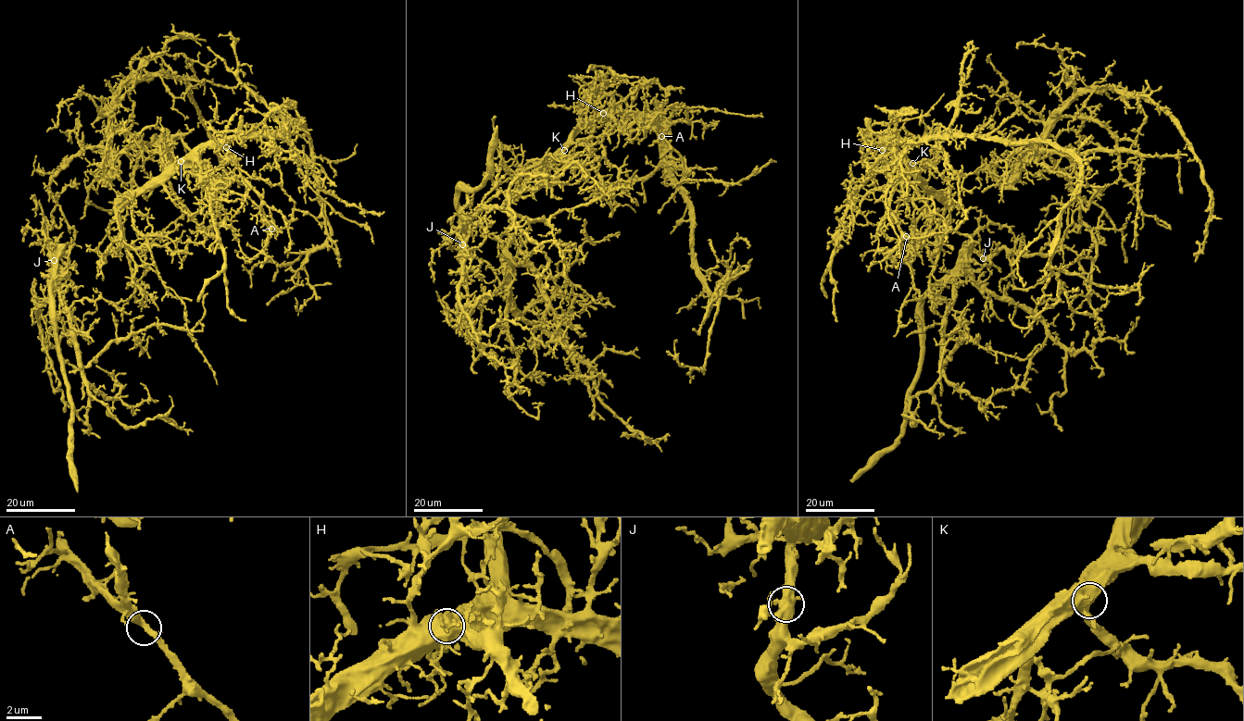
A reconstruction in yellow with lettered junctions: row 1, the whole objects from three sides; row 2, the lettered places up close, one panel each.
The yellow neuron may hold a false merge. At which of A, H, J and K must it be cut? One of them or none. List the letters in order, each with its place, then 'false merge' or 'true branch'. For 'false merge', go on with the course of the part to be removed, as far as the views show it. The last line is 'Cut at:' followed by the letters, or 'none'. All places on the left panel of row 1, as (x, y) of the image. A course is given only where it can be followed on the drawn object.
A: at (271, 229); true branch
H: at (226, 147); true branch
J: at (54, 260); true branch
K: at (181, 161); true branch
Cut at: none

